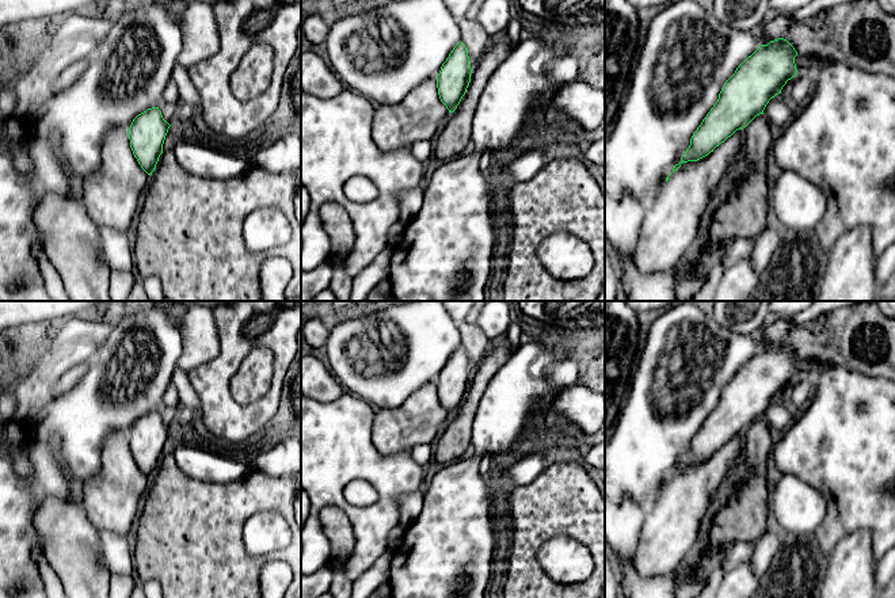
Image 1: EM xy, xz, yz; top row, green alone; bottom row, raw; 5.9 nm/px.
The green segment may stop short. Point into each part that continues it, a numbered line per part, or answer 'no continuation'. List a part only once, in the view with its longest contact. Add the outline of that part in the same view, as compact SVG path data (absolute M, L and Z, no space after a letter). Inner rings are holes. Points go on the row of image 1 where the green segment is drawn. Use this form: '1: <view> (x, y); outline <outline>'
1: yz (671, 223); outline M744 127L708 156L682 163L669 176L655 201L645 206L637 245L631 255L640 273L663 273L683 262L702 220L728 182L730 170L739 164L743 142Z

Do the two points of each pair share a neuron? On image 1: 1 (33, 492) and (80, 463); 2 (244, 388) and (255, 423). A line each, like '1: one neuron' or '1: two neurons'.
1: two neurons
2: two neurons

